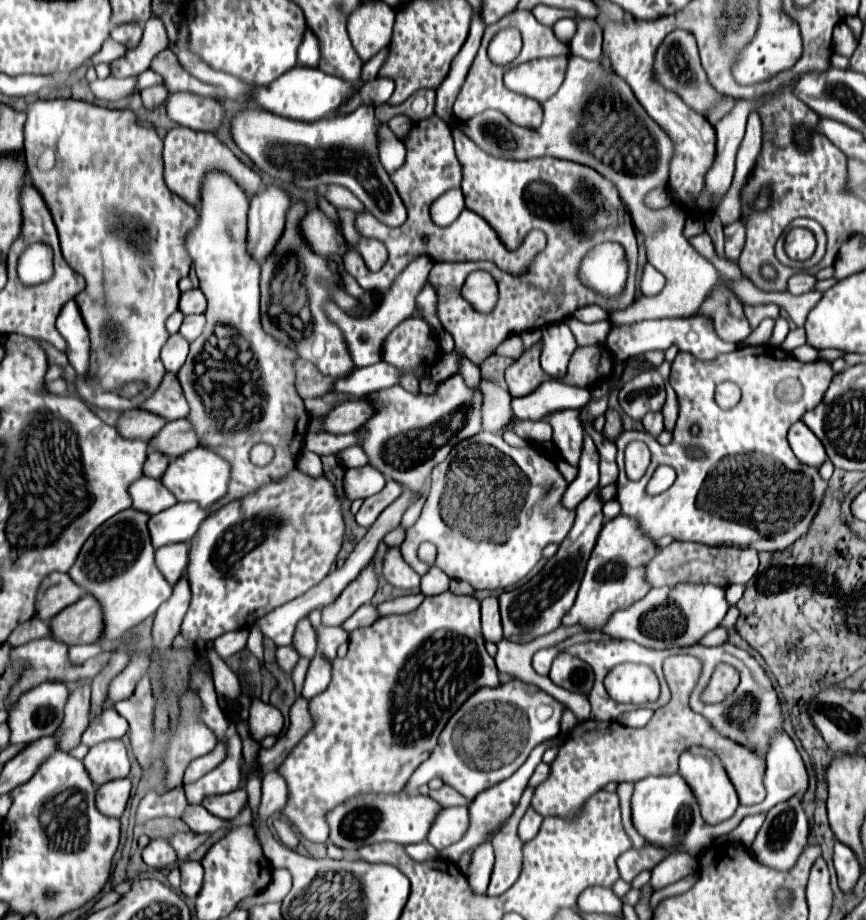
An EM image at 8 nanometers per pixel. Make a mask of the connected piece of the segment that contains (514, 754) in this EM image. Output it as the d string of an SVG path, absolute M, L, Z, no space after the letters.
M511 680L497 688L481 688L447 722L437 748L413 772L405 792L415 794L431 778L441 778L467 800L473 800L479 792L509 778L537 744L557 738L563 710L561 702L521 680Z

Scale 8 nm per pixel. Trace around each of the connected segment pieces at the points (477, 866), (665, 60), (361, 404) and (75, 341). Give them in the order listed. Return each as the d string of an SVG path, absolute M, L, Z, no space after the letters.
M490 841L475 848L471 864L469 864L469 872L467 872L467 880L469 880L473 894L479 894L479 896L487 894L494 862L495 854Z
M673 30L671 34L665 36L665 40L659 44L655 52L655 64L653 64L653 74L655 80L669 92L675 92L687 106L693 110L710 110L708 121L714 125L735 106L735 100L719 94L707 80L707 74L701 66L699 52L697 52L697 42L691 36L691 32L685 30Z
M357 398L337 406L325 420L325 430L331 434L347 434L363 426L375 412L369 398Z
M69 300L57 318L57 330L67 342L67 358L77 372L87 372L89 368L89 336L75 300Z

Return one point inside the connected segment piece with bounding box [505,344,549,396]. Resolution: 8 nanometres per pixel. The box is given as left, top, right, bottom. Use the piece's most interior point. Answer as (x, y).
(524, 375)

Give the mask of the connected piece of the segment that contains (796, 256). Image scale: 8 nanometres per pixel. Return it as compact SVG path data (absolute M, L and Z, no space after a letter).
M791 228L785 236L785 252L793 260L807 260L815 252L815 236L807 228Z

